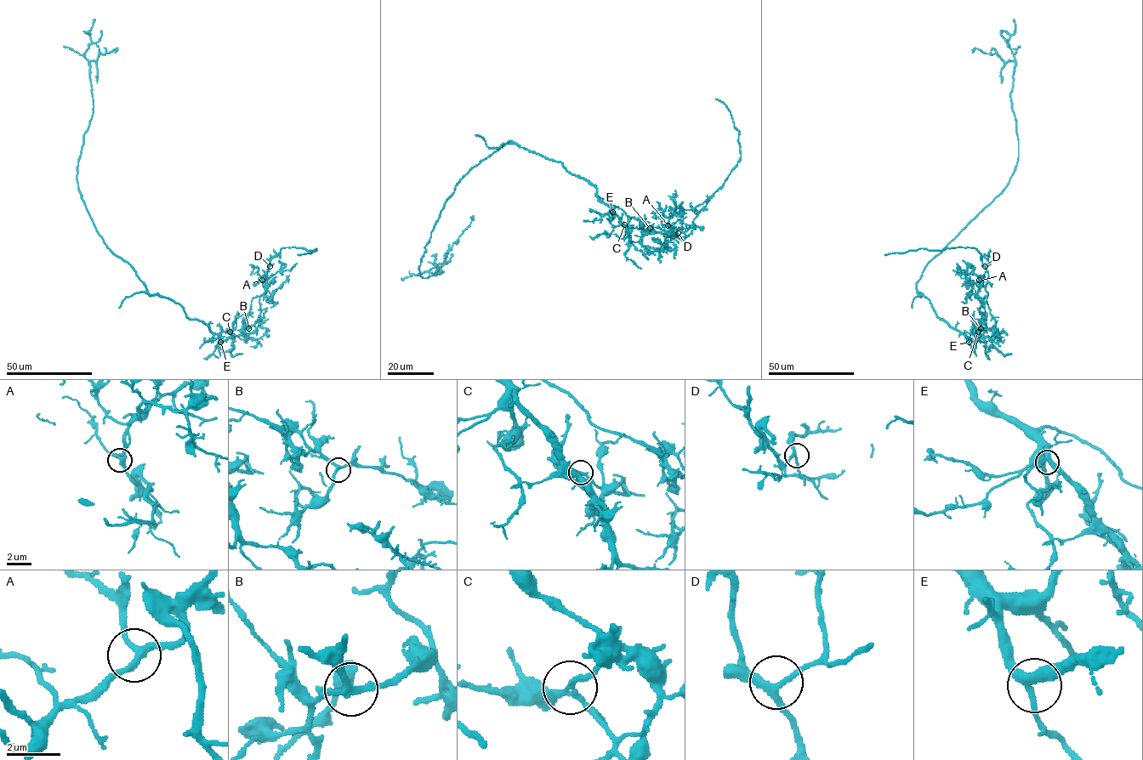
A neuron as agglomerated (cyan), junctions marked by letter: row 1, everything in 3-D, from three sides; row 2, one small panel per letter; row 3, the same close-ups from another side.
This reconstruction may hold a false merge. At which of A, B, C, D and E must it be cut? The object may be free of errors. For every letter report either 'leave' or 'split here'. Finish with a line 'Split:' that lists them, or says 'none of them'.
A: leave
B: leave
C: split here
D: leave
E: leave
Split: C

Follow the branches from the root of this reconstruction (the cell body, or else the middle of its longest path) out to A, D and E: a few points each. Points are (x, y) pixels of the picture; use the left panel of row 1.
A: (154, 294), (179, 303), (224, 341), (252, 299), (266, 292), (262, 280)
D: (154, 294), (179, 303), (224, 341), (252, 299), (266, 292), (270, 266)
E: (154, 294), (179, 303), (187, 317), (202, 320), (220, 337), (220, 342)

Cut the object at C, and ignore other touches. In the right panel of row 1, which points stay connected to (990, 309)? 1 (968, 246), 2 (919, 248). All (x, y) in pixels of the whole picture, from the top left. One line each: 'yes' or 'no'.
1: yes
2: yes

